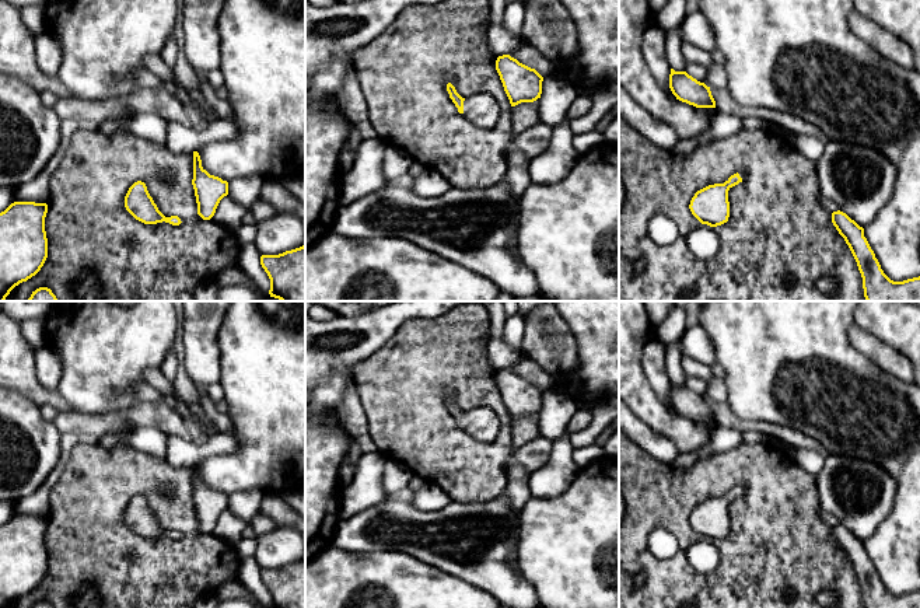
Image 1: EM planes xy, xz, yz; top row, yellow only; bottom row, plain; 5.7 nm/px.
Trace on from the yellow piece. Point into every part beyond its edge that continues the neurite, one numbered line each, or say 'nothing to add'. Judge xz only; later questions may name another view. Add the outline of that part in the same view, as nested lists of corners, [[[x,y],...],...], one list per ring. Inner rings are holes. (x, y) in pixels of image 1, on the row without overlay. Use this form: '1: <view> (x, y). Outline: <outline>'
1: xz (482, 423). Outline: [[[476,408],[464,415],[462,430],[479,441],[494,441],[500,431],[500,420],[489,408]]]

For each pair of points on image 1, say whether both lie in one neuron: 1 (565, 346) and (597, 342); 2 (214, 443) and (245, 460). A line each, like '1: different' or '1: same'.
1: different
2: different

